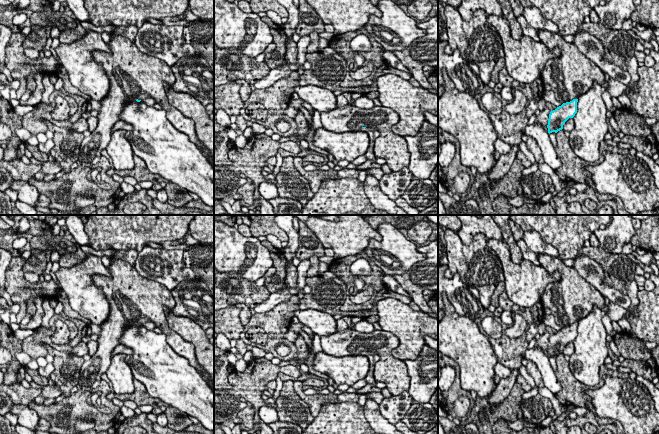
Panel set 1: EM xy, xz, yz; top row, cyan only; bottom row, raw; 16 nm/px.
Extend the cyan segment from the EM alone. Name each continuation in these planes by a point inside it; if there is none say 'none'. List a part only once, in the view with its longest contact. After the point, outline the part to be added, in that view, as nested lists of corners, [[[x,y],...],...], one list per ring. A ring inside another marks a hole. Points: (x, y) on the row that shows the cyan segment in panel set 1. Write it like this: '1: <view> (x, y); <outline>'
1: xy (146, 98); [[[139,94],[135,100],[141,100],[143,101],[148,107],[153,107],[153,105],[156,103],[155,99],[152,98],[149,94]]]

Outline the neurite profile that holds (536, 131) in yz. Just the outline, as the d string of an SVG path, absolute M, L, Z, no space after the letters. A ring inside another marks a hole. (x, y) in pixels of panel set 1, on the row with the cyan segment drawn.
M533 123L526 126L524 134L536 140L541 149L544 163L549 165L554 171L562 165L561 159L550 140L549 133L544 130L541 124Z

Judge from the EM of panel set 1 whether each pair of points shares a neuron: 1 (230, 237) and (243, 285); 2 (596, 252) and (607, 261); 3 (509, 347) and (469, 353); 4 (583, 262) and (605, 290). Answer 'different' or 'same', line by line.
1: different
2: same
3: different
4: same

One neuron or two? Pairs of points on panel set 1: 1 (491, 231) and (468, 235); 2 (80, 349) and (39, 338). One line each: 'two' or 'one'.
1: one
2: one

